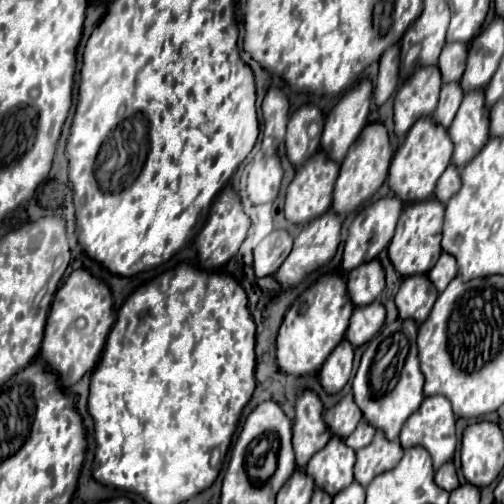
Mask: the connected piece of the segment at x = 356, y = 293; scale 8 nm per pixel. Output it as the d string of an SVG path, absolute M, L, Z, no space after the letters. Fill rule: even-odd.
M372 259L372 261L352 269L346 275L346 285L348 285L350 301L356 307L368 305L374 299L378 299L378 295L384 289L384 269L382 269L380 261Z

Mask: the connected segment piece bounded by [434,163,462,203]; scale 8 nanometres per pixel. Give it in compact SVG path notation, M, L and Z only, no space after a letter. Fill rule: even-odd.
M450 163L448 169L440 175L440 181L436 183L436 193L434 195L442 203L446 203L460 189L460 185L462 185L462 181L460 181L460 169L454 163Z

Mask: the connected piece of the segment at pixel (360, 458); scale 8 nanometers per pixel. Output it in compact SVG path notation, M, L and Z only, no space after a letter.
M378 429L372 443L356 451L356 465L354 465L354 479L362 485L368 485L378 473L394 469L404 455L404 449L398 439L390 441Z

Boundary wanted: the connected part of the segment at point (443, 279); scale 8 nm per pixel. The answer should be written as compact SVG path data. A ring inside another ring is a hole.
M444 251L444 253L440 255L438 263L428 271L428 277L430 277L430 281L434 283L436 291L440 293L440 291L444 291L444 285L448 285L448 281L450 281L456 273L458 273L458 269L456 269L456 259L454 259L450 253Z

